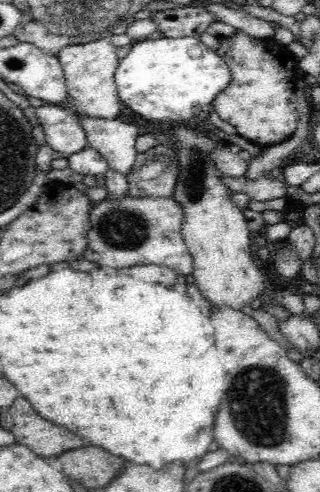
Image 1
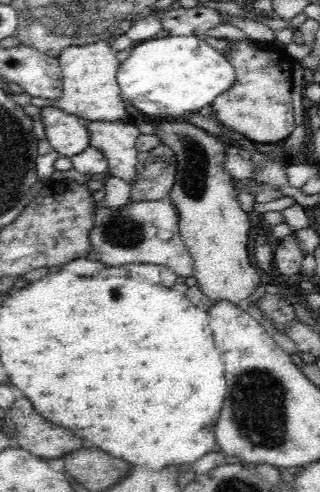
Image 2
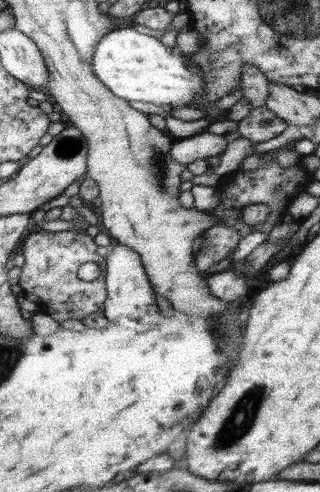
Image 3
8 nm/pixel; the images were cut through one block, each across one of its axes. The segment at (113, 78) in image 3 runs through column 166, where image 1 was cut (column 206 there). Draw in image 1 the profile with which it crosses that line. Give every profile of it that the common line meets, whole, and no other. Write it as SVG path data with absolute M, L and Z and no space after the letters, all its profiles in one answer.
M158 38L134 42L128 56L118 62L114 80L124 108L132 110L136 120L164 128L170 124L194 128L200 112L210 110L208 104L230 86L232 72L226 60L202 44L200 38Z

